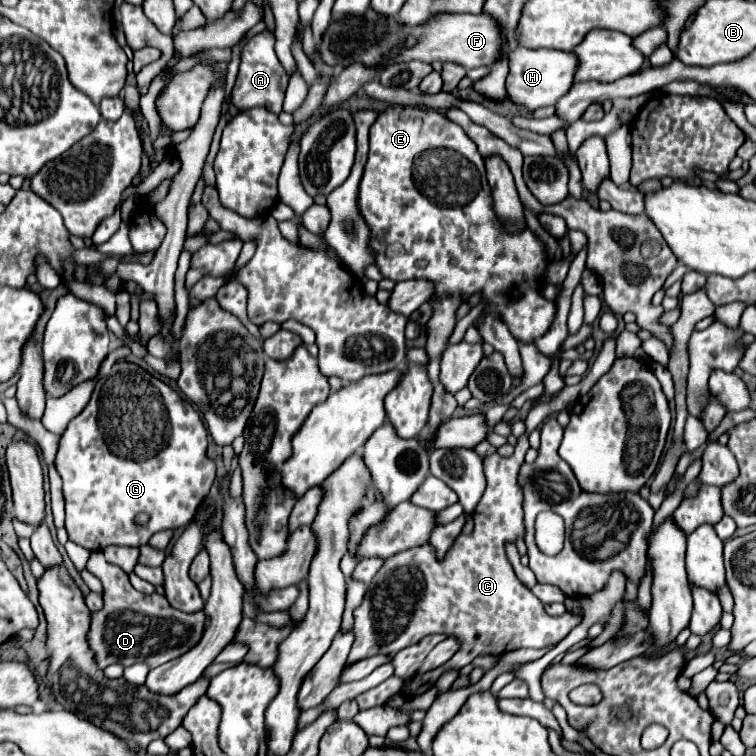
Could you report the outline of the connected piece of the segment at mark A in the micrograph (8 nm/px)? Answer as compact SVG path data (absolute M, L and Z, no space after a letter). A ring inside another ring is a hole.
M260 32L260 34L252 36L246 42L246 46L242 48L240 72L238 72L236 84L232 88L232 104L238 110L248 110L248 108L254 108L254 106L262 106L262 108L268 108L274 114L280 114L286 86L288 86L288 74L282 68L282 64L276 60L274 34L272 32Z

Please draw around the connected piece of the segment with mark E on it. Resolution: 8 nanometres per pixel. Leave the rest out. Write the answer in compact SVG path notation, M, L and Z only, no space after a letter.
M390 106L384 112L378 114L376 122L370 126L370 152L368 152L368 162L364 168L364 176L360 182L360 192L358 192L358 206L360 212L366 220L366 224L372 230L372 250L376 252L376 266L380 268L380 272L384 274L384 278L390 278L394 282L402 282L402 280L416 280L416 278L426 278L430 282L434 282L436 292L434 296L442 298L442 296L454 296L456 292L462 294L464 300L468 300L474 292L482 292L482 296L488 300L486 304L486 312L492 314L500 314L500 318L508 324L512 336L516 340L522 340L526 344L534 342L536 338L540 338L552 324L554 314L556 314L556 306L554 302L548 302L540 292L538 286L544 280L544 270L548 266L546 262L546 252L544 252L544 244L526 228L518 234L508 234L504 232L504 226L500 224L500 220L496 218L494 210L492 210L492 192L486 180L486 168L484 168L484 158L480 156L476 144L472 144L472 140L462 132L460 126L456 126L454 122L450 122L446 118L444 112L440 110L428 110L428 108L412 108L412 106Z

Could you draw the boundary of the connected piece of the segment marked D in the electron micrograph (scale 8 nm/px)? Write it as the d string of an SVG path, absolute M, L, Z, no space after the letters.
M102 552L90 554L86 570L94 574L104 588L104 608L92 614L92 624L88 632L88 644L94 650L96 662L102 670L116 662L122 666L144 662L150 668L156 668L182 656L200 642L206 622L204 612L186 614L172 608L166 596L160 596L156 592L150 596L140 594L132 588L128 576L120 568L104 560Z

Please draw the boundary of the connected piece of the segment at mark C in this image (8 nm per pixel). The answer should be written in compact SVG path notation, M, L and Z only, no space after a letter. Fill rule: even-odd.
M522 436L518 438L514 456L502 458L500 454L492 454L484 458L488 486L474 510L474 532L470 536L460 534L442 560L434 556L430 544L424 544L420 548L404 550L384 562L370 582L364 602L354 610L356 640L344 668L376 654L394 654L412 646L414 640L422 640L424 634L456 636L462 648L460 656L454 656L454 660L458 660L462 668L468 664L470 620L480 620L474 628L474 642L476 652L482 654L546 648L558 644L580 624L580 616L574 612L564 612L564 616L558 618L548 616L544 604L540 604L540 600L516 578L506 556L506 544L516 542L524 534L524 496L520 492L518 472L528 448L528 436Z

